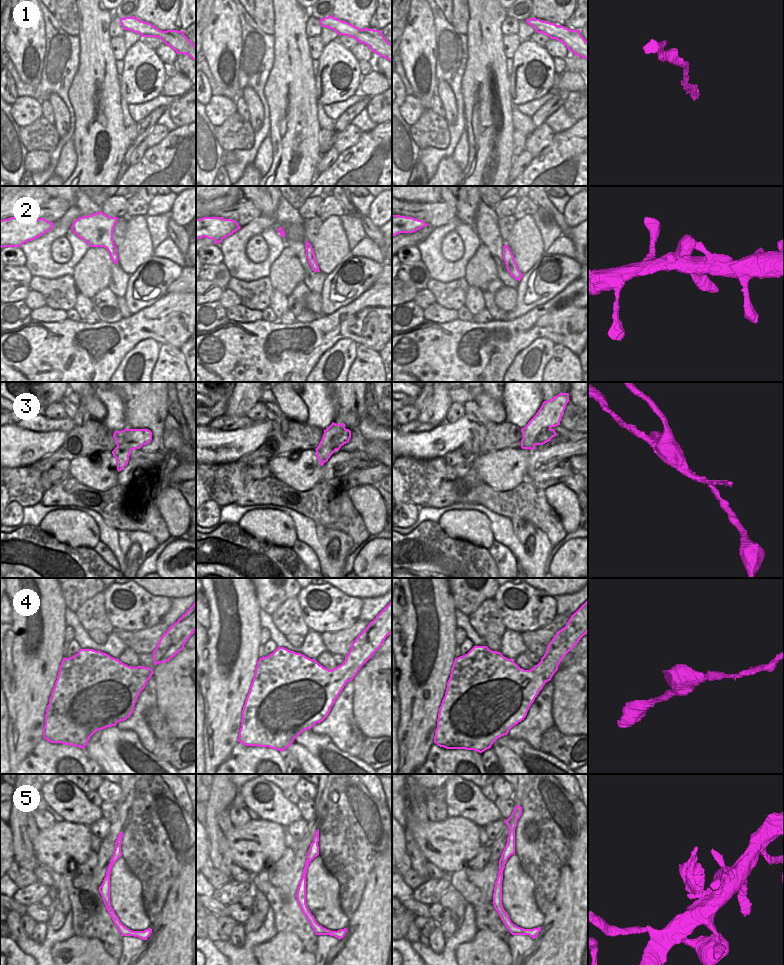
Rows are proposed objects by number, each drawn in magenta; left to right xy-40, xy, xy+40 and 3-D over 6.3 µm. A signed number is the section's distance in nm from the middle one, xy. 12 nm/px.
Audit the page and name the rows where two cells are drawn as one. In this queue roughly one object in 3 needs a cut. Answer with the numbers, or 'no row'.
3

